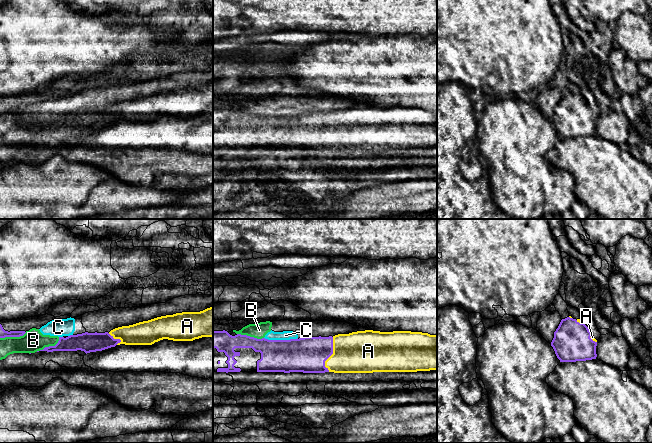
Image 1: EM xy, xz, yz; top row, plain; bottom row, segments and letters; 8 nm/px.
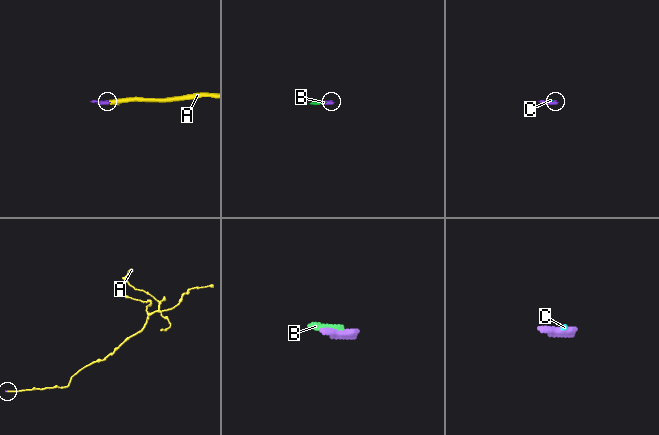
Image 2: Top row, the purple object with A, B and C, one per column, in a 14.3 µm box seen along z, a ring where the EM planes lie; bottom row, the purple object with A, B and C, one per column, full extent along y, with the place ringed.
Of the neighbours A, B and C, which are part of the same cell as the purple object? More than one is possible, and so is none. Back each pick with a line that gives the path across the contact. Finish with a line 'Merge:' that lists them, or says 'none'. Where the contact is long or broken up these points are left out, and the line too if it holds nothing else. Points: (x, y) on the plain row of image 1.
Merge: A

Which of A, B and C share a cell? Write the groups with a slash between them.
A / B C

